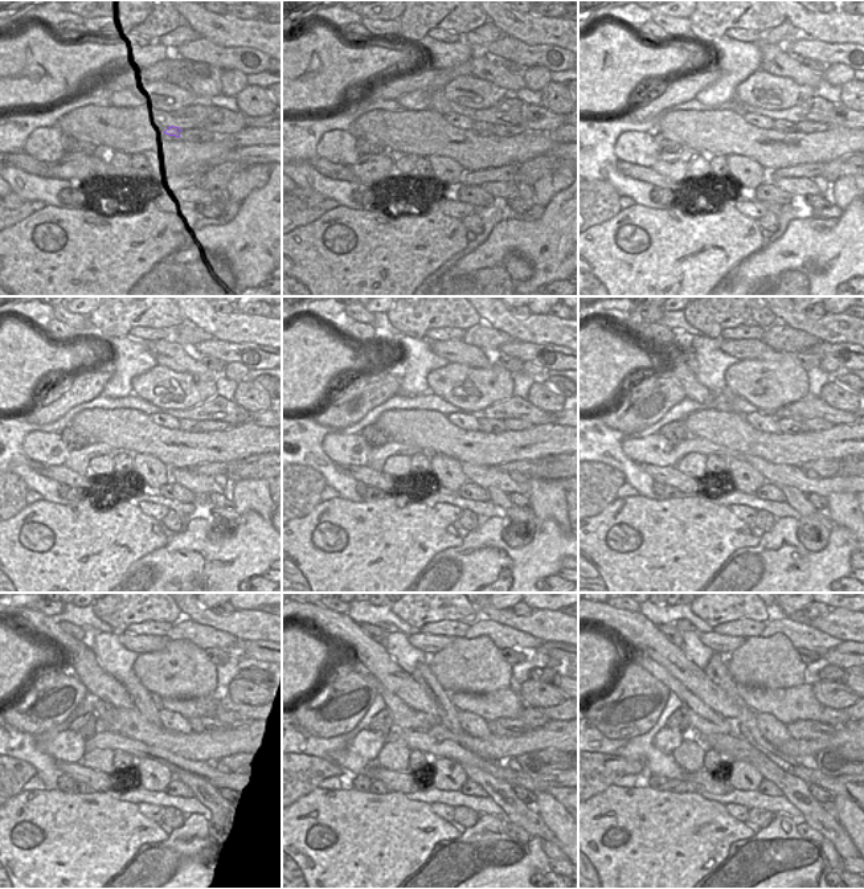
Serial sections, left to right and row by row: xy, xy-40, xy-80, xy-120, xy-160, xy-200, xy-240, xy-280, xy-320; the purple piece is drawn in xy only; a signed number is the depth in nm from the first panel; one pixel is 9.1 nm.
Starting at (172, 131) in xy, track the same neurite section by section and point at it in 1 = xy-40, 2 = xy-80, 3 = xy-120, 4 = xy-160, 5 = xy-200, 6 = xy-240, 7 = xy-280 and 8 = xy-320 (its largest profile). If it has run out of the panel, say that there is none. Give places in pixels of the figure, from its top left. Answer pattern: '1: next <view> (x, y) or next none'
1: next xy-40 (478, 127)
2: next xy-80 (779, 126)
3: next xy-120 (188, 425)
4: next xy-160 (487, 425)
5: next xy-200 (790, 426)
6: next xy-240 (199, 724)
7: next xy-280 (500, 726)
8: next xy-320 (801, 729)

